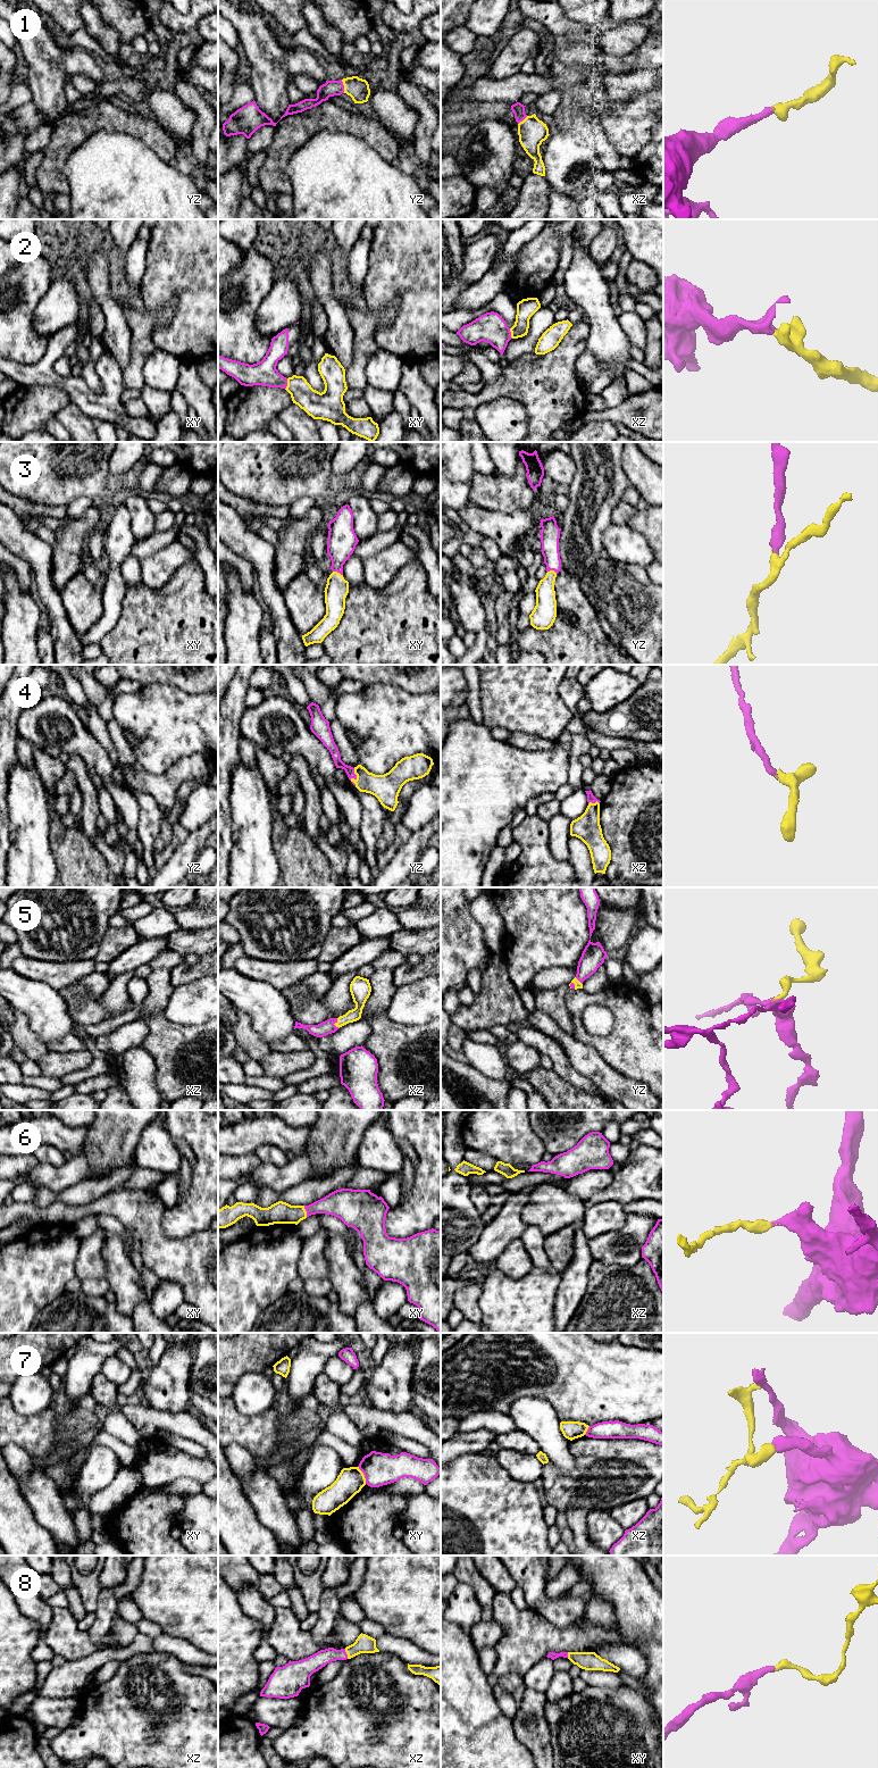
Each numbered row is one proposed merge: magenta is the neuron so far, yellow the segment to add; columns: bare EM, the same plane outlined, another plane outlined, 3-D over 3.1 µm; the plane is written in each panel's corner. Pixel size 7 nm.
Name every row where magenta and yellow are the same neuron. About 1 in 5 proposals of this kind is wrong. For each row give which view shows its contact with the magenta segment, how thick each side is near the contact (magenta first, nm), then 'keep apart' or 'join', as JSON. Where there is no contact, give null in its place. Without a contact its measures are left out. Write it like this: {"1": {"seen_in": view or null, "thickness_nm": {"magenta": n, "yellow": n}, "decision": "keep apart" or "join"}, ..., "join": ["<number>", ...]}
{"1": {"seen_in": "yz", "thickness_nm": {"magenta": 110, "yellow": 160}, "decision": "join"}, "2": {"seen_in": "xy", "thickness_nm": {"magenta": 180, "yellow": 180}, "decision": "join"}, "3": {"seen_in": "xy", "thickness_nm": {"magenta": 200, "yellow": 160}, "decision": "join"}, "4": {"seen_in": "yz", "thickness_nm": {"magenta": 70, "yellow": 190}, "decision": "join"}, "5": {"seen_in": "xz", "thickness_nm": {"magenta": 100, "yellow": 110}, "decision": "join"}, "6": {"seen_in": "xy", "thickness_nm": {"magenta": 190, "yellow": 160}, "decision": "join"}, "7": {"seen_in": "xy", "thickness_nm": {"magenta": 220, "yellow": 190}, "decision": "keep apart"}, "8": {"seen_in": "xz", "thickness_nm": {"magenta": 120, "yellow": 130}, "decision": "join"}, "join": ["1", "2", "3", "4", "5", "6", "8"]}

